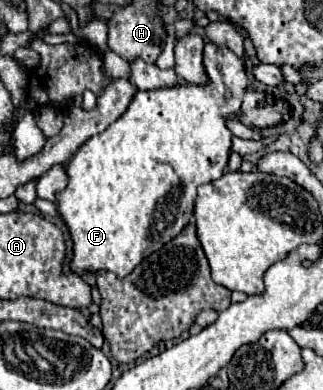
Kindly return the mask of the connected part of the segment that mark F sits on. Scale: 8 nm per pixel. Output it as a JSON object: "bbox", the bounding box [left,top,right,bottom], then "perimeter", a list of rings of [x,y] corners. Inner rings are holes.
{"bbox":[58,43,250,277],"perimeter":[[[206,43],[204,45],[204,71],[208,77],[206,85],[194,85],[194,83],[180,83],[176,87],[164,87],[164,89],[152,89],[152,91],[136,91],[136,95],[132,97],[128,109],[112,123],[108,125],[106,131],[90,137],[76,153],[74,157],[68,161],[66,169],[68,169],[68,185],[64,191],[58,193],[58,209],[62,219],[66,221],[66,225],[70,227],[72,233],[72,241],[74,241],[74,259],[72,259],[72,271],[74,273],[84,273],[84,271],[112,271],[118,277],[126,277],[146,255],[154,253],[156,249],[162,249],[168,241],[172,241],[192,219],[192,211],[194,211],[194,199],[196,199],[196,189],[204,183],[216,181],[220,179],[220,175],[224,175],[224,169],[228,165],[228,157],[230,157],[230,147],[232,147],[232,131],[226,127],[228,119],[234,119],[240,111],[242,99],[246,89],[250,87],[250,79],[244,67],[244,61],[238,59],[228,47],[216,47],[216,43]]]}

